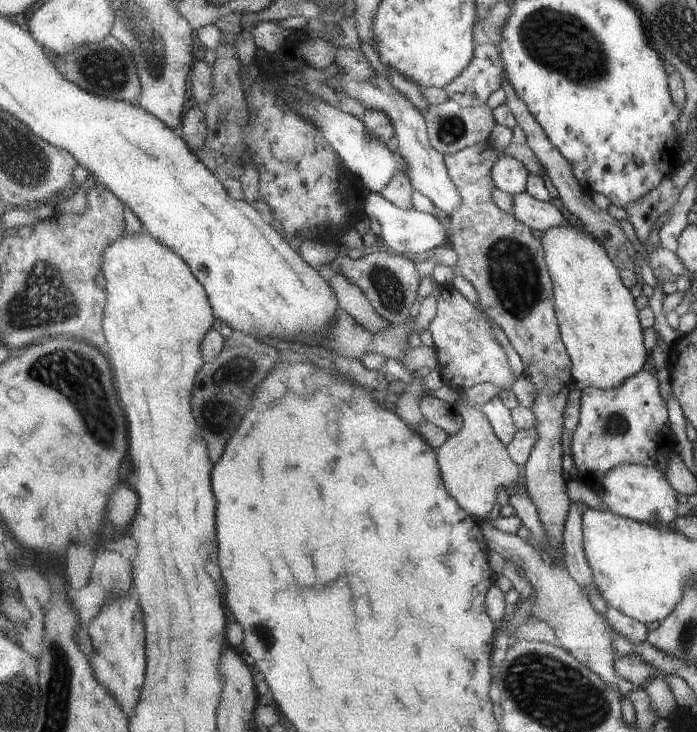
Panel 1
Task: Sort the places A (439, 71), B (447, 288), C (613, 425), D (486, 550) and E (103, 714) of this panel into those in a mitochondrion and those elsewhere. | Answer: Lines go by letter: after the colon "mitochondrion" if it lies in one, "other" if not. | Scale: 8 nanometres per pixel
A: other
B: other
C: mitochondrion
D: other
E: other

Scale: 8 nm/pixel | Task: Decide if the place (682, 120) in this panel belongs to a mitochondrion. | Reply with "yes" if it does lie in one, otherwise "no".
no

